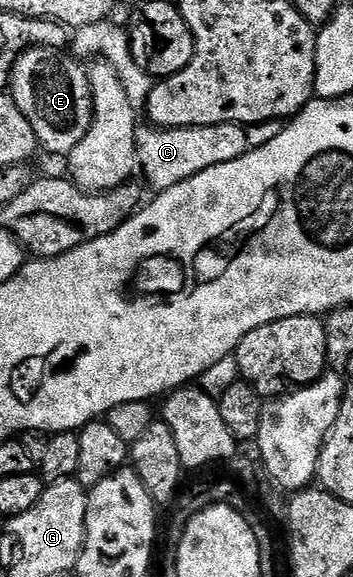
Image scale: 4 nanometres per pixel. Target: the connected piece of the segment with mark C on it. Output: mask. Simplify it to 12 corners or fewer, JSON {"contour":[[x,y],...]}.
{"contour":[[243,125],[138,130],[145,183],[163,192],[248,151]]}

